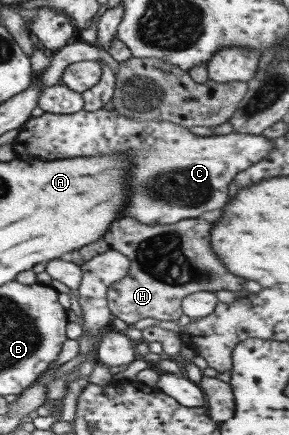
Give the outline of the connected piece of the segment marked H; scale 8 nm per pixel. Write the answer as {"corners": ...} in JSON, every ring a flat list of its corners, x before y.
{"corners":[[122,217,110,223,110,229,106,229,102,238,90,243,85,247,64,256,77,265,84,264,87,260,99,254,115,250,126,255,131,262,128,274,110,285,108,291,108,306,113,318,120,318,126,324,133,325,142,318,154,318,154,320,173,320,176,321,184,314,182,312,182,299,194,292,217,292,218,290,232,290,232,292,243,293,244,280,238,280,216,256,212,250,210,242,210,230,212,224,204,218,180,219,174,224,140,224,138,220]]}

